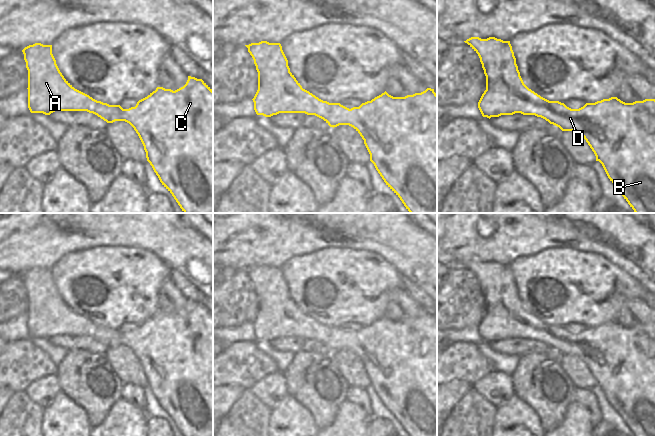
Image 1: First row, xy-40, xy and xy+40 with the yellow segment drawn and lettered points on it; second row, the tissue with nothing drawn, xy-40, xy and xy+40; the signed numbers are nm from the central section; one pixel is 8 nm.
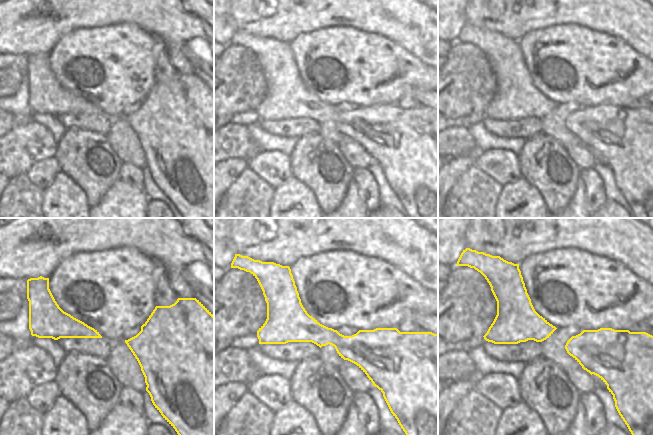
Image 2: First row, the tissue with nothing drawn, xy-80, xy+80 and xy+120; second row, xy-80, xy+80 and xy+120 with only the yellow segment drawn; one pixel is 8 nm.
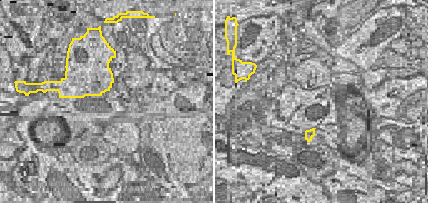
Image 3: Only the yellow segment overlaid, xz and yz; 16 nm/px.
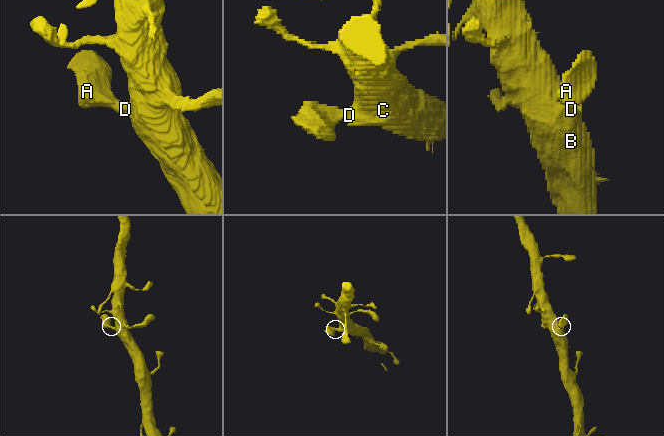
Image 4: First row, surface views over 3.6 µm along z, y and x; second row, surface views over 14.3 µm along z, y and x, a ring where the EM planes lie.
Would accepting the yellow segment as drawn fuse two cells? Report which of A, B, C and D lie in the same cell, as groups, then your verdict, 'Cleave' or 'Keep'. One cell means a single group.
Groups: A B C D. Keep

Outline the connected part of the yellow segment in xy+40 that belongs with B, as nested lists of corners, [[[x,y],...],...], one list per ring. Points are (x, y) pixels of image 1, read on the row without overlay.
[[[471,261],[464,265],[479,280],[486,300],[486,314],[482,318],[478,332],[483,341],[499,341],[501,339],[535,339],[559,351],[562,355],[575,355],[588,367],[610,405],[616,410],[634,436],[655,436],[655,323],[645,323],[633,327],[625,327],[617,321],[603,323],[595,327],[586,327],[579,333],[571,333],[559,325],[549,325],[523,306],[510,265],[495,261],[481,263]]]

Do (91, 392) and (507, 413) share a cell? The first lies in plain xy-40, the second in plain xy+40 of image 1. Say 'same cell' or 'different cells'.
different cells

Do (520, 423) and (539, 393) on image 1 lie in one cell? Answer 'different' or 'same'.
different

